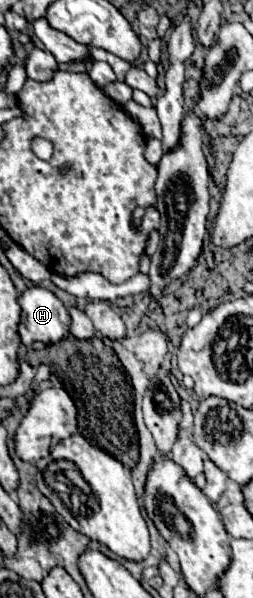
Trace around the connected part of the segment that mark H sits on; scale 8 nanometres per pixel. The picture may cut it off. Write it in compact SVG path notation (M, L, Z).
M30 286L20 294L18 304L22 308L18 334L26 348L30 348L34 342L60 342L64 334L68 334L68 310L50 290Z

